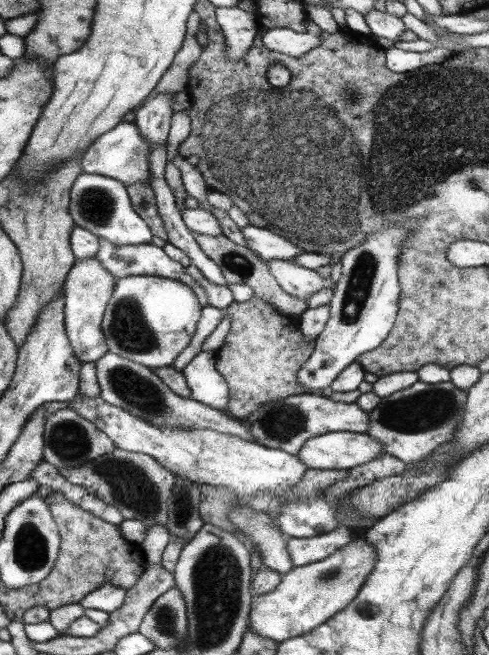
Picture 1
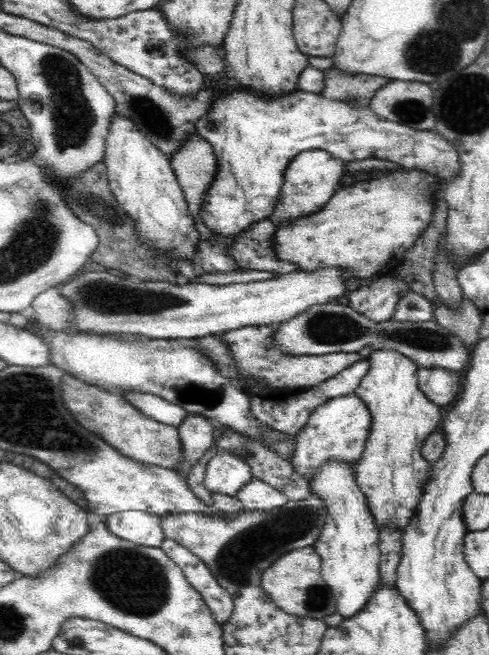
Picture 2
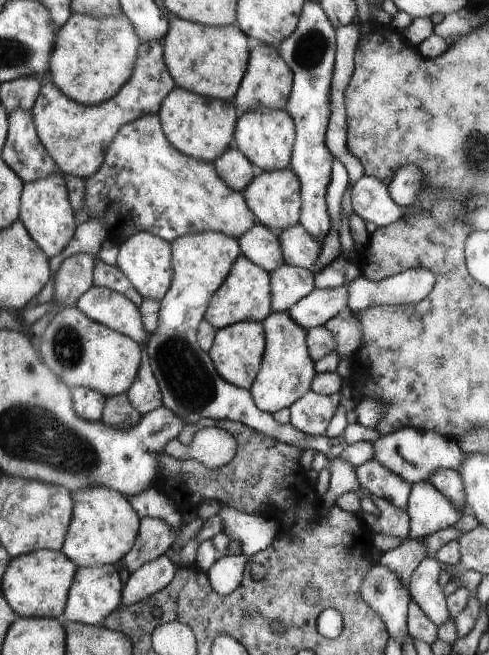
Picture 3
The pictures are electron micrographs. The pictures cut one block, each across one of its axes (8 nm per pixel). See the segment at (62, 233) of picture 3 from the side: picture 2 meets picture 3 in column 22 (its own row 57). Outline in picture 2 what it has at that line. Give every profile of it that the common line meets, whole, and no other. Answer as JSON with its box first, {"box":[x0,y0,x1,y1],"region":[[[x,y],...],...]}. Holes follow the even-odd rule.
{"box":[184,44,462,242],"region":[[[202,44],[202,46],[188,48],[184,58],[202,73],[203,89],[210,89],[214,93],[212,96],[214,100],[210,100],[206,115],[202,116],[195,125],[198,135],[204,137],[214,147],[214,155],[218,163],[216,180],[201,208],[201,221],[213,234],[227,238],[228,242],[232,242],[232,236],[246,230],[252,222],[269,216],[283,184],[283,172],[300,152],[322,149],[345,163],[368,159],[389,161],[406,171],[424,171],[433,176],[442,189],[451,180],[459,177],[462,162],[458,150],[435,130],[418,131],[378,117],[368,104],[360,105],[360,103],[353,104],[329,99],[298,88],[294,92],[286,92],[280,96],[266,96],[241,84],[225,84],[223,76],[227,66],[225,66],[225,49],[222,44]]]}

